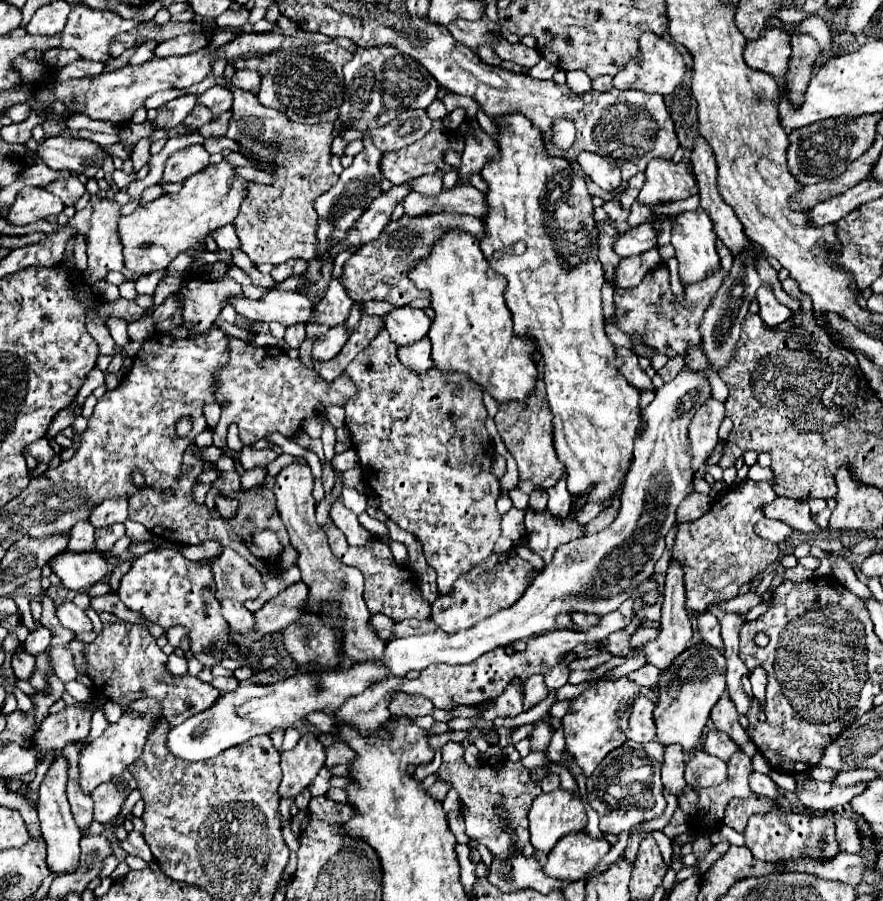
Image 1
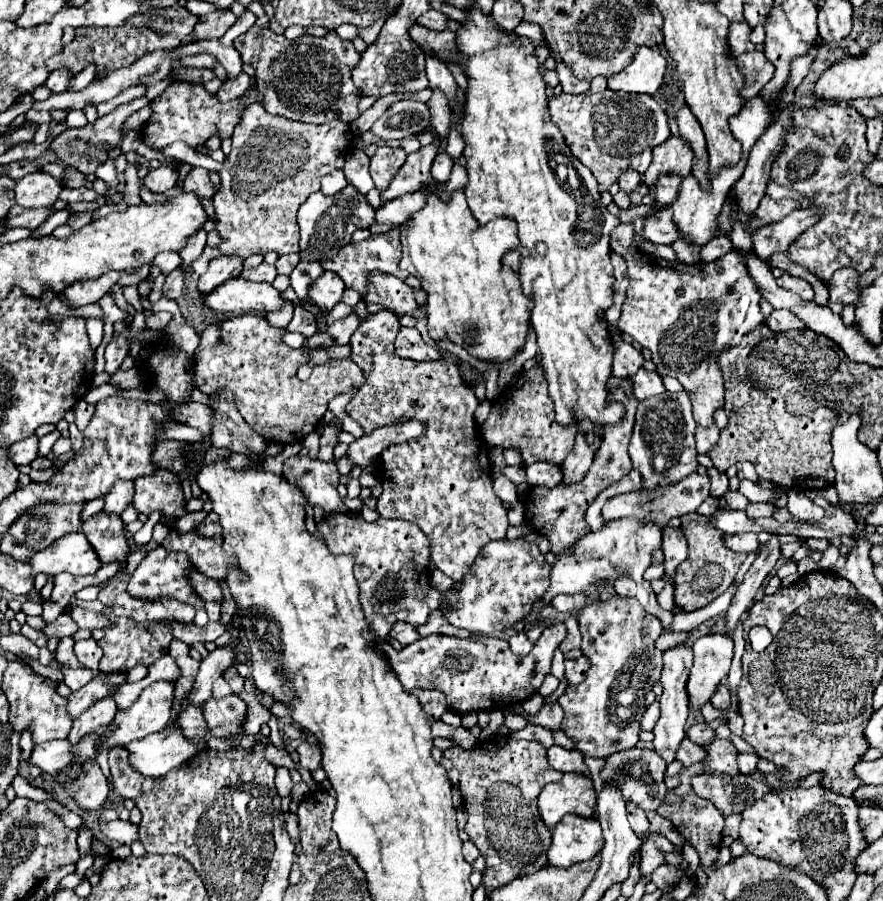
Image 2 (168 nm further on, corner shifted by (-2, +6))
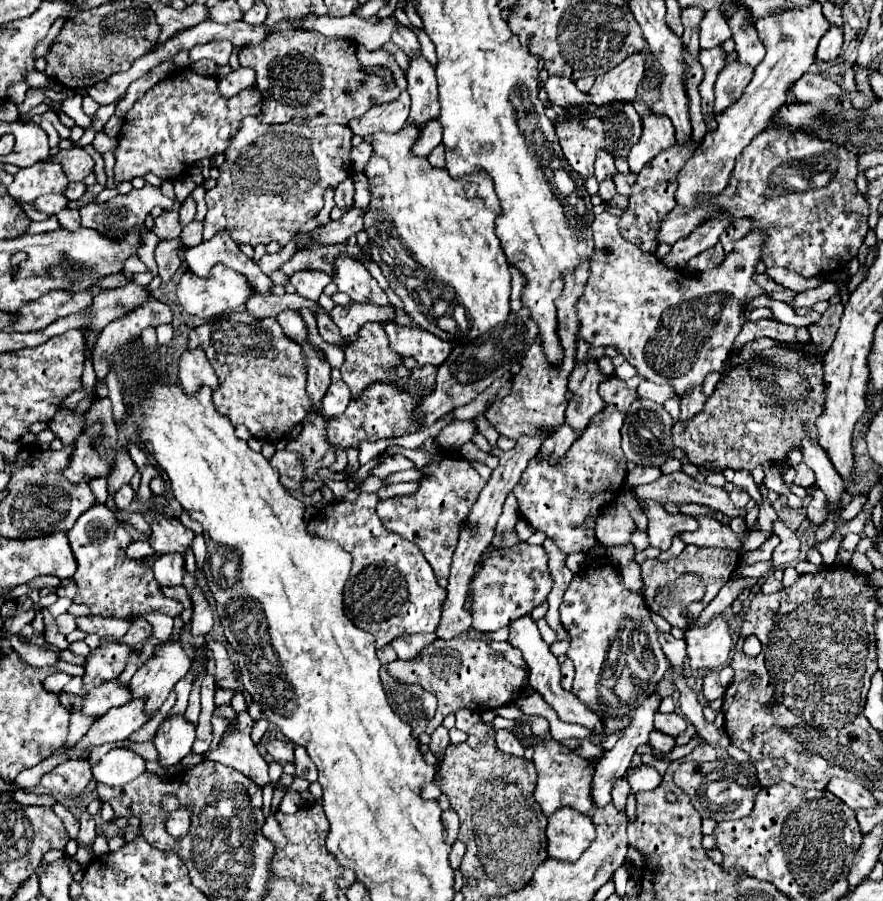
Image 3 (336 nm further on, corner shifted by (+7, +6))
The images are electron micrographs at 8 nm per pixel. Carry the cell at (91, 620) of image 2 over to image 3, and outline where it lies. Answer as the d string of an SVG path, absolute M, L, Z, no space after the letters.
M82 616L82 618L76 618L76 624L78 624L78 630L84 630L84 632L90 632L90 634L98 634L100 638L122 638L132 622L128 620L120 620L120 618L104 618L104 616Z

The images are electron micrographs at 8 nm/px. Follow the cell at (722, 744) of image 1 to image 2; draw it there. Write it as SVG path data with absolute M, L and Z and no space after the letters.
M705 722L693 724L693 726L689 728L687 738L689 738L691 742L699 744L699 746L709 746L709 744L713 742L713 738L715 738L715 730L713 730L709 724L705 724Z

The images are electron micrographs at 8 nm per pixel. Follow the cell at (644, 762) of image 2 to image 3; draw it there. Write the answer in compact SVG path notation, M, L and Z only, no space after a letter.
M644 764L644 766L636 768L636 770L632 770L628 774L628 780L630 780L630 788L634 792L640 792L640 790L654 790L662 782L662 776L658 774L656 768Z

